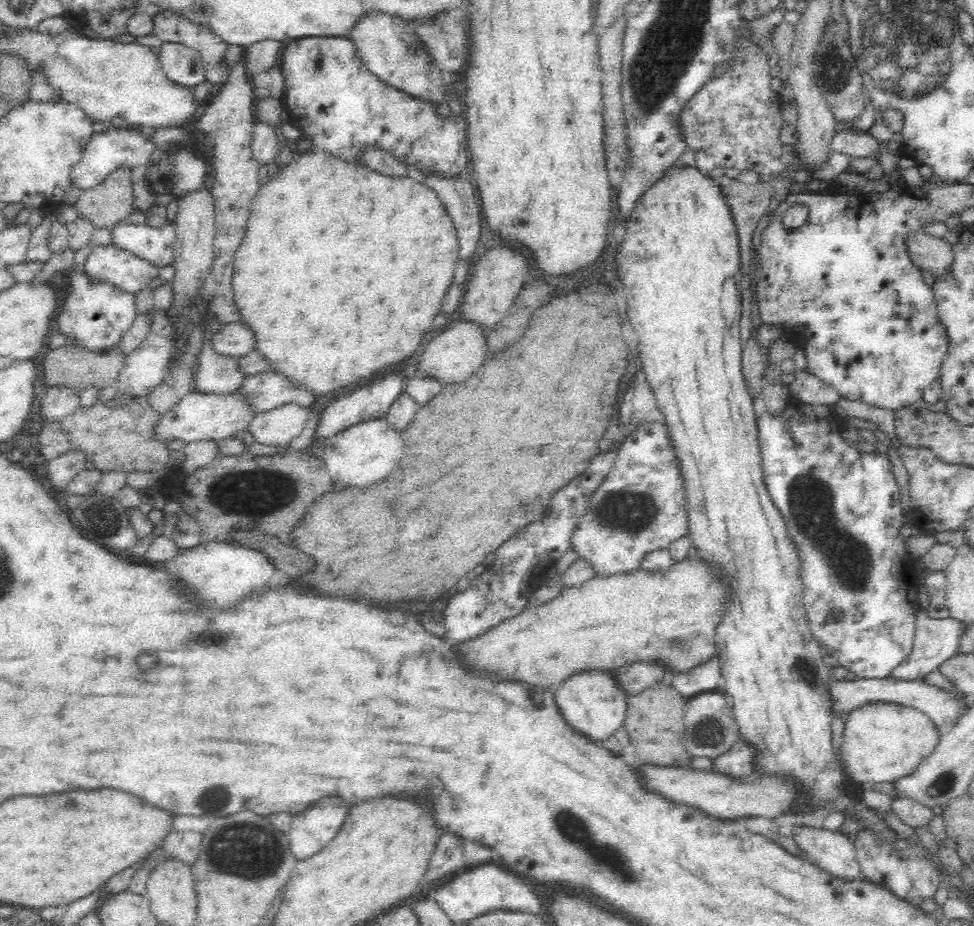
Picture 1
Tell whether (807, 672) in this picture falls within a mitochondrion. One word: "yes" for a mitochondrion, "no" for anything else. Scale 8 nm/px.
yes

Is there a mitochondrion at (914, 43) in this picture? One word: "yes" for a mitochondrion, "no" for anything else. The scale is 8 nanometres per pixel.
yes

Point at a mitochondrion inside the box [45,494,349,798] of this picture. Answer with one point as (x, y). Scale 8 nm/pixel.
(104, 523)

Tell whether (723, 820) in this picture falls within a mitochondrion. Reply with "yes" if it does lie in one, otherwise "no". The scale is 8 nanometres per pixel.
no

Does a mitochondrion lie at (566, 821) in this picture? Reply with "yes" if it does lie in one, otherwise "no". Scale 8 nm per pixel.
yes

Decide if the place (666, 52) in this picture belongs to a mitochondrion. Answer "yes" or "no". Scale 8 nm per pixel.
yes

